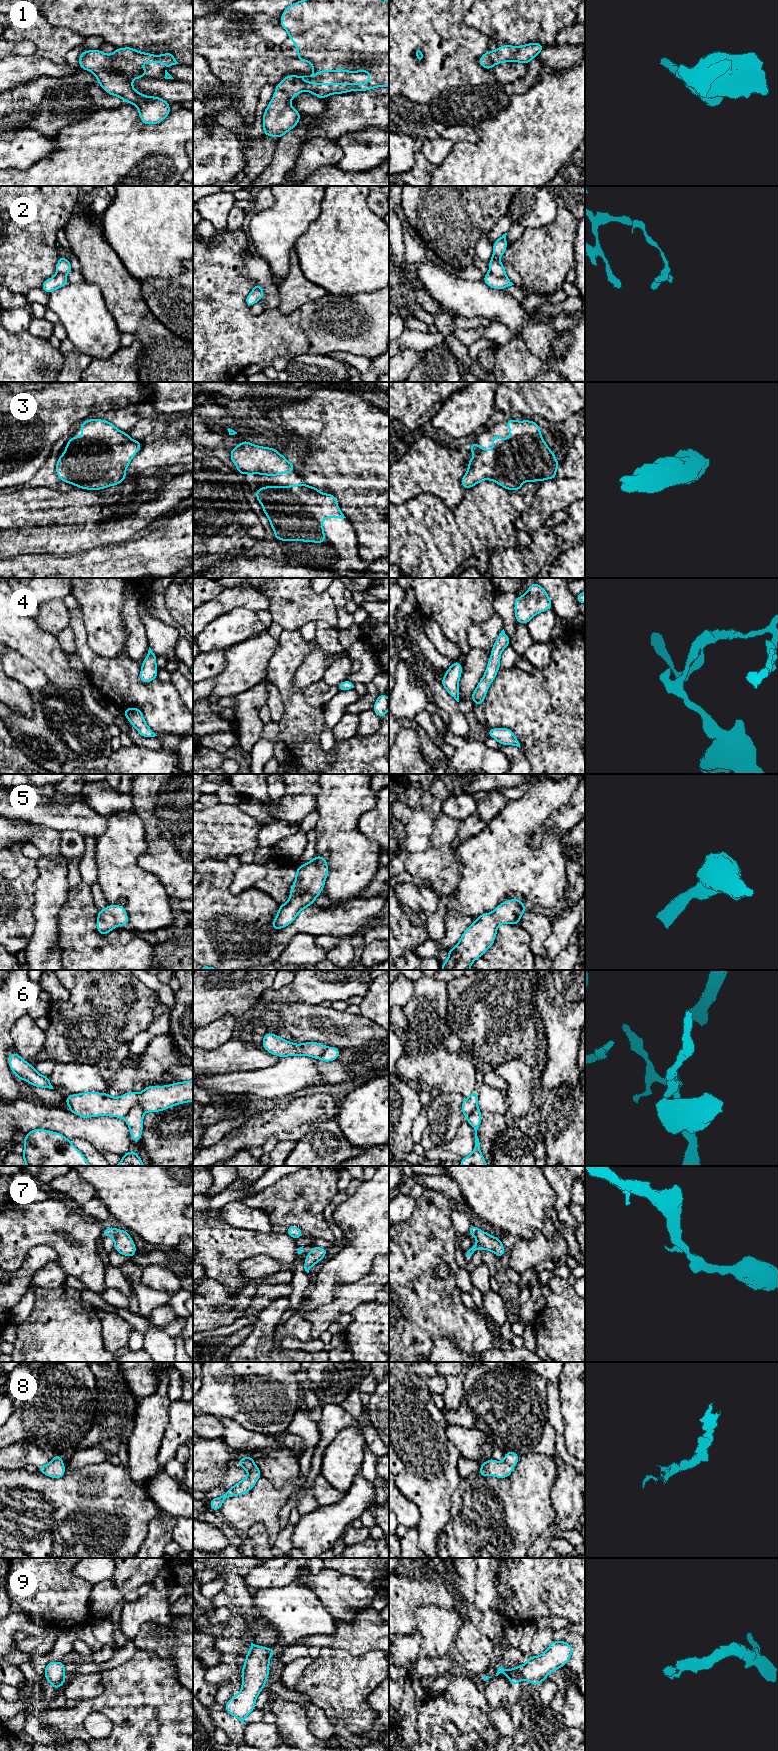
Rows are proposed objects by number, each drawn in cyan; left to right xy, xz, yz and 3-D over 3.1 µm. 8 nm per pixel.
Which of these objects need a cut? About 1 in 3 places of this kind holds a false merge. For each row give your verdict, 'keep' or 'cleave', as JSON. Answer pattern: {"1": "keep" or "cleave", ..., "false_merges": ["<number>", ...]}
{"1": "keep", "2": "cleave", "3": "keep", "4": "keep", "5": "keep", "6": "cleave", "7": "keep", "8": "keep", "9": "keep", "false_merges": ["2", "6"]}

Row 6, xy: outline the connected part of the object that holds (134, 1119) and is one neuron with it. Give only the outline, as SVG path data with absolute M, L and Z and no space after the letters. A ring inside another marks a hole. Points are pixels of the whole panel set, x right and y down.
M135 1105L123 1118L130 1129L131 1139L136 1143L141 1140L144 1113L139 1105Z

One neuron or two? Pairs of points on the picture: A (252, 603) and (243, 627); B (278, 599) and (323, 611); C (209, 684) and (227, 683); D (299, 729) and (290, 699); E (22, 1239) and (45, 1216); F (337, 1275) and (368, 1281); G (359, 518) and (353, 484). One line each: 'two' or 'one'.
A: two
B: one
C: two
D: one
E: one
F: two
G: one

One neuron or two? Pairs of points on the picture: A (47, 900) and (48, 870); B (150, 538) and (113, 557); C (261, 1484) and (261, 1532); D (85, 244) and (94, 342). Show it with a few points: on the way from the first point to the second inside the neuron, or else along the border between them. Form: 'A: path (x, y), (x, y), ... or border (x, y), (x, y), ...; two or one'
A: path (48, 893), (48, 877); one
B: path (141, 547), (131, 557), (122, 557); one
C: border (245, 1535), (252, 1526), (263, 1524), (271, 1540); two
D: border (84, 279), (95, 283), (99, 287), (104, 301); two

